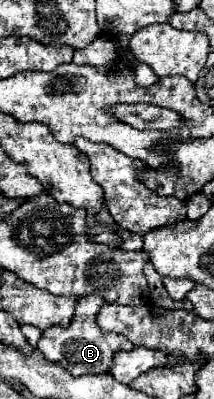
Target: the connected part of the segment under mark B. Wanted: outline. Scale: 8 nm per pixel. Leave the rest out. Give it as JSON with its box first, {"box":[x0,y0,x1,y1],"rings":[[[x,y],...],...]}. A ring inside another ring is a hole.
{"box":[37,294,133,374],"rings":[[[95,294],[81,296],[69,328],[51,326],[43,332],[43,336],[37,344],[37,348],[43,352],[43,356],[47,360],[59,360],[63,364],[63,368],[73,370],[73,374],[103,374],[103,372],[109,372],[109,368],[113,366],[115,354],[121,352],[121,350],[131,350],[133,344],[125,336],[105,334],[105,332],[99,330],[97,322],[95,322],[95,314],[103,306],[103,302],[105,300],[101,296],[95,296]]]}

